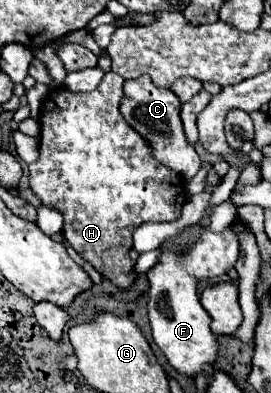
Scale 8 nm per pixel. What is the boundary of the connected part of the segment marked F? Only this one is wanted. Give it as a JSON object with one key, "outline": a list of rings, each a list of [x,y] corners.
{"outline":[[[200,225],[200,237],[188,245],[186,253],[174,253],[162,249],[158,263],[148,269],[148,317],[152,337],[170,365],[184,375],[196,377],[202,373],[206,363],[216,359],[216,335],[210,331],[210,317],[198,298],[198,283],[206,277],[226,275],[234,269],[240,255],[240,237],[234,225],[228,225],[222,233],[214,233],[208,225]]]}

